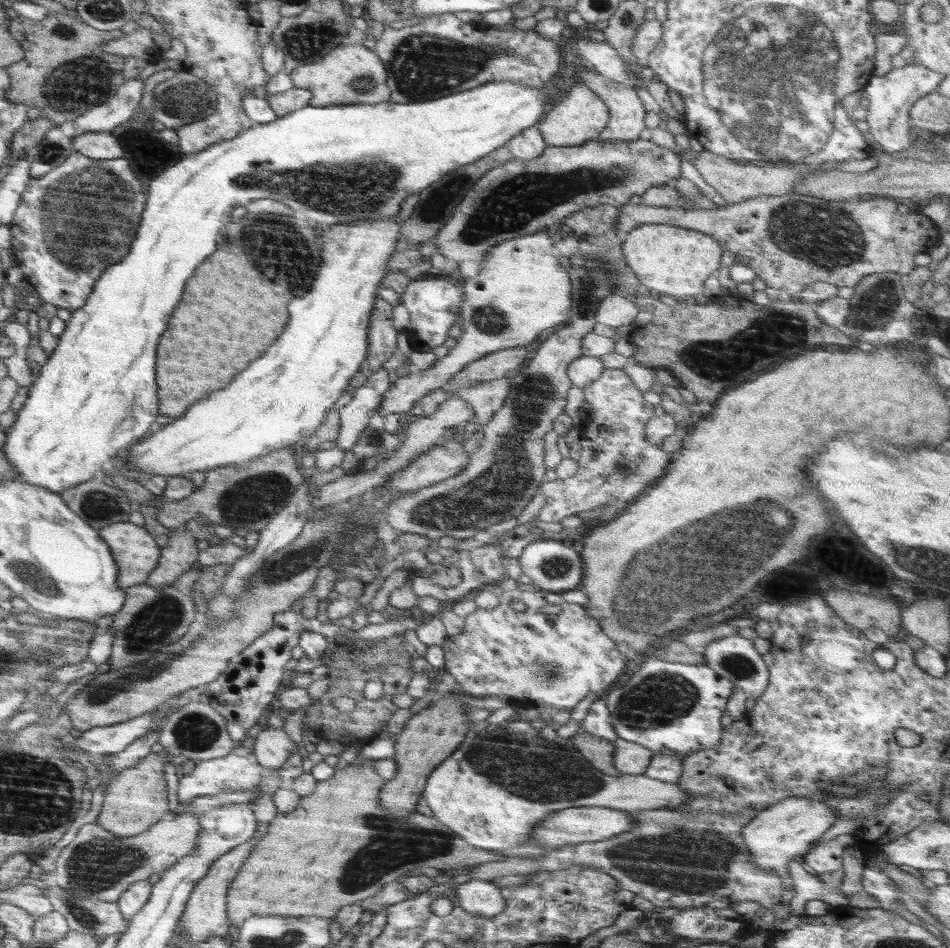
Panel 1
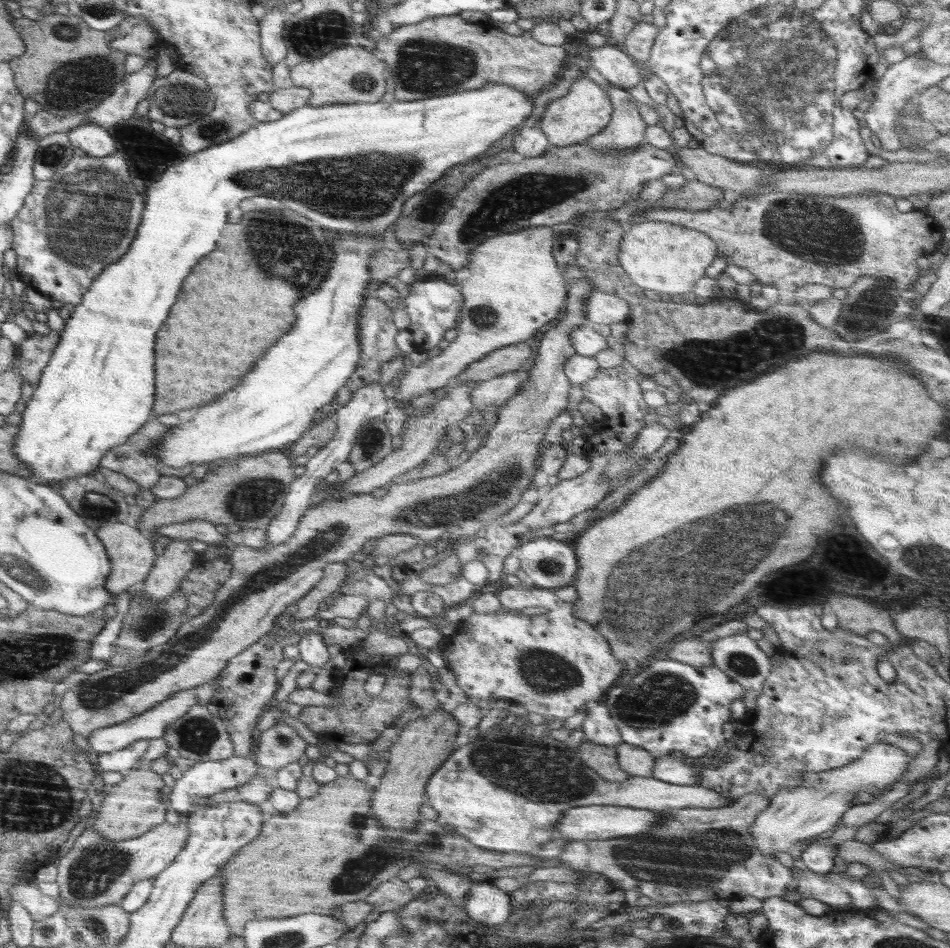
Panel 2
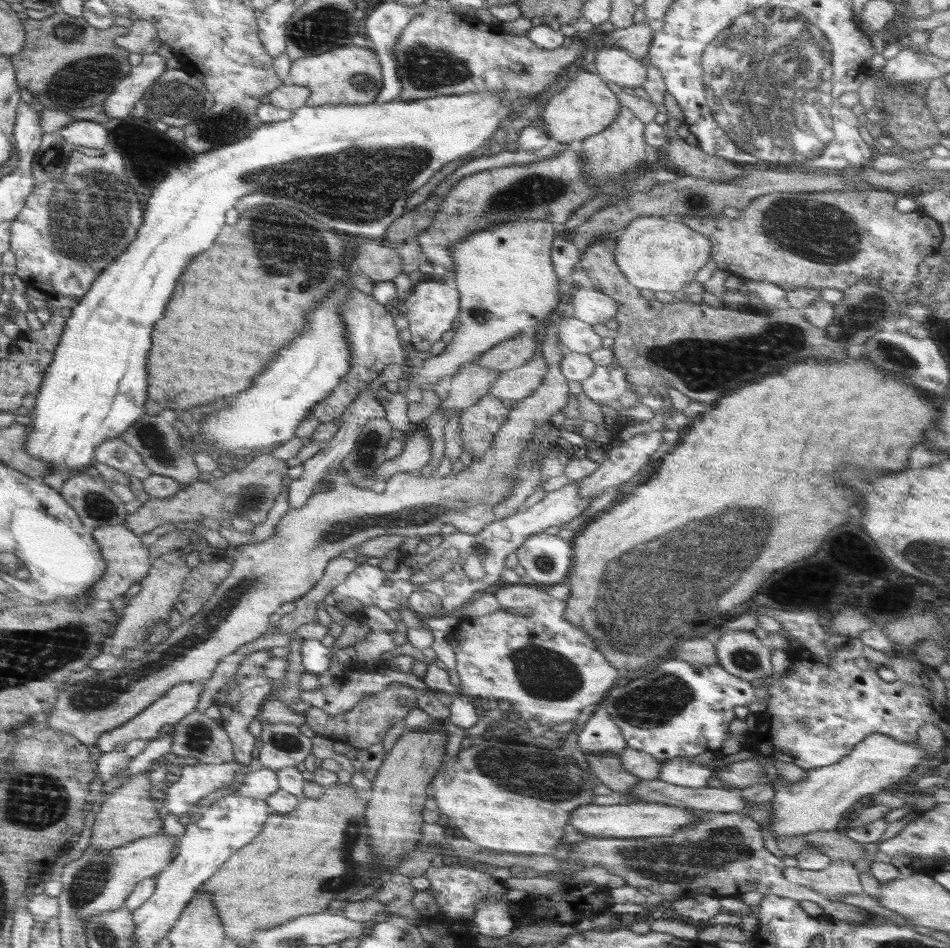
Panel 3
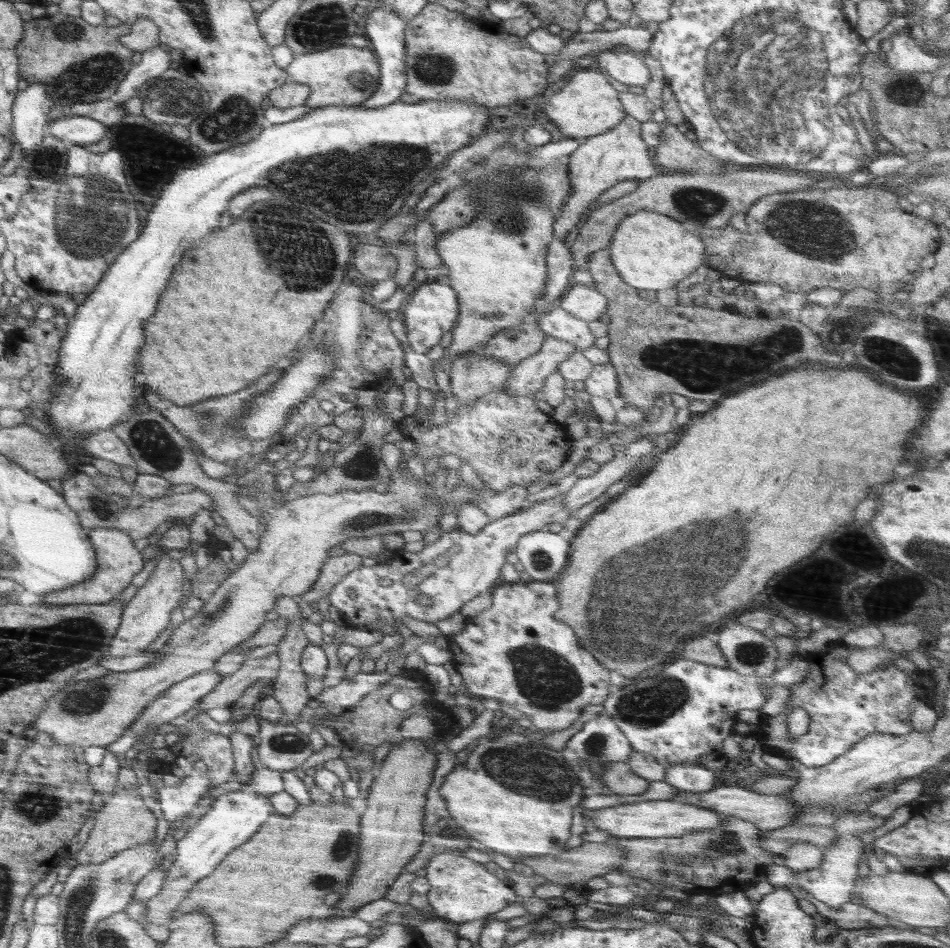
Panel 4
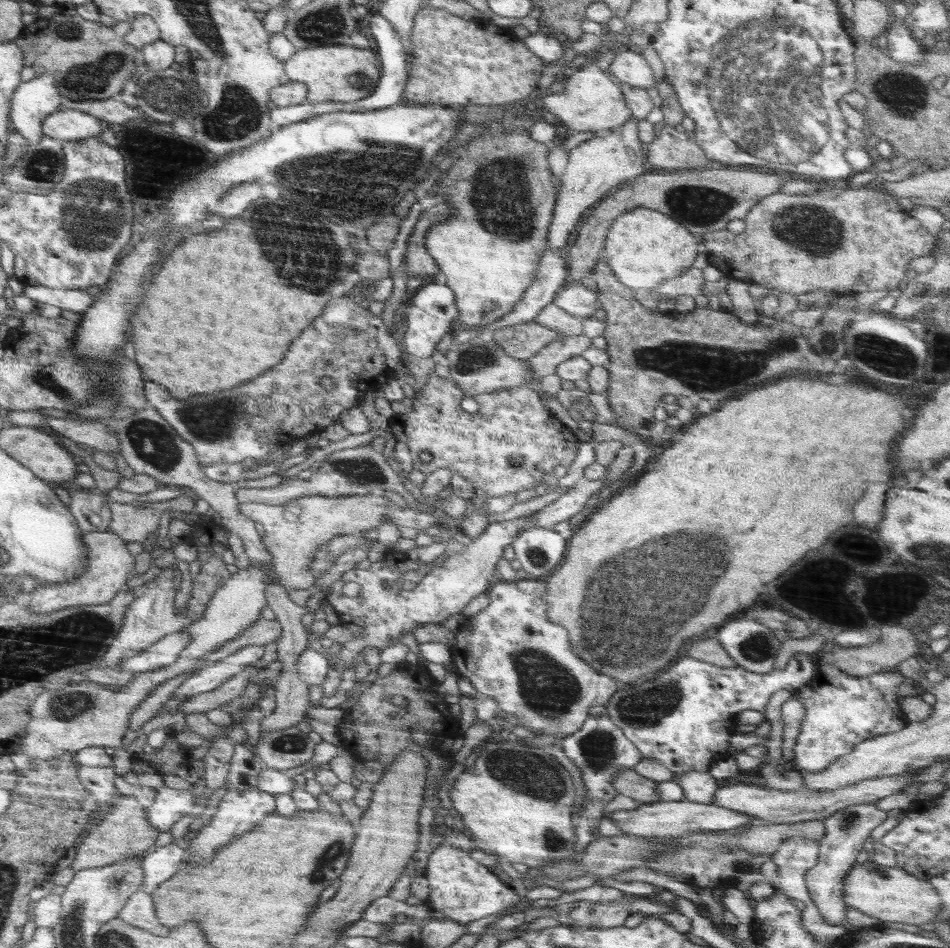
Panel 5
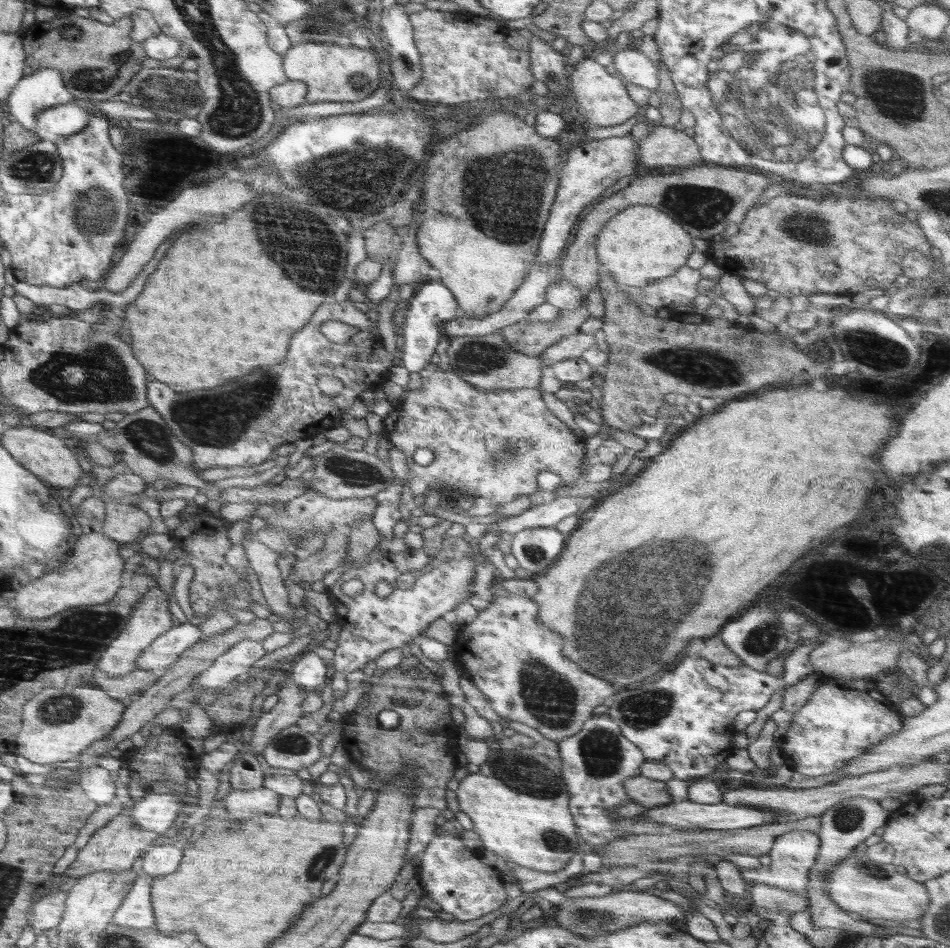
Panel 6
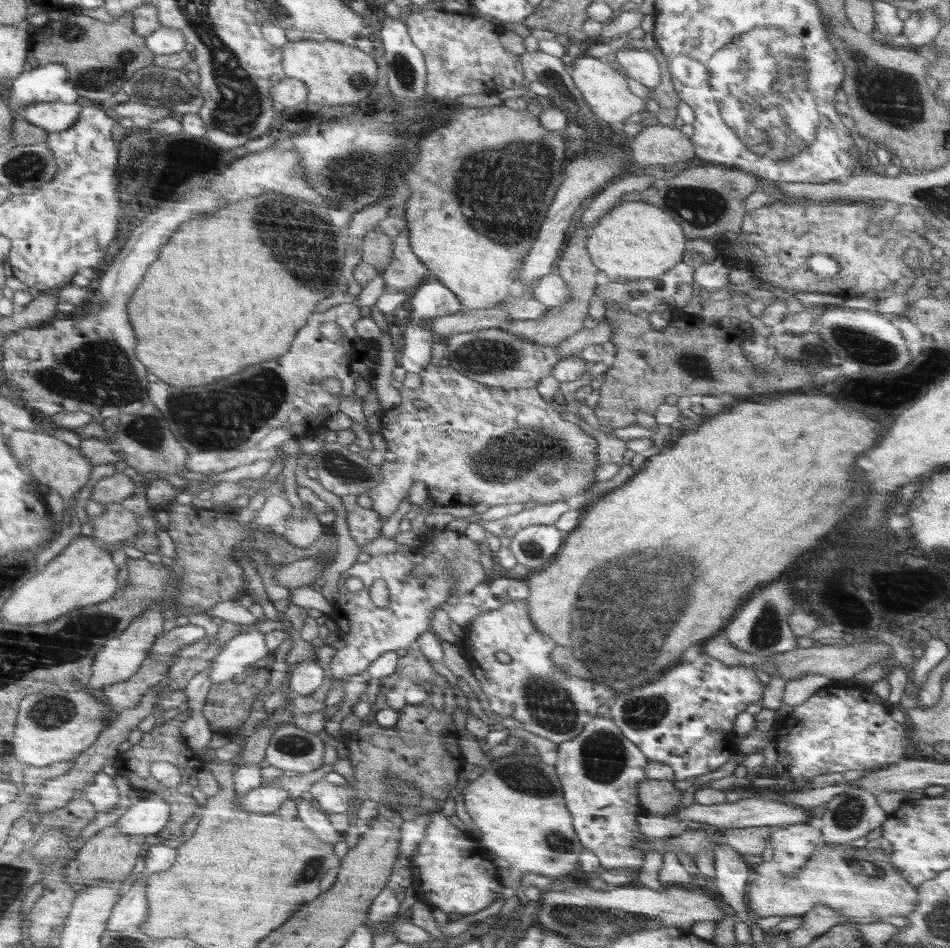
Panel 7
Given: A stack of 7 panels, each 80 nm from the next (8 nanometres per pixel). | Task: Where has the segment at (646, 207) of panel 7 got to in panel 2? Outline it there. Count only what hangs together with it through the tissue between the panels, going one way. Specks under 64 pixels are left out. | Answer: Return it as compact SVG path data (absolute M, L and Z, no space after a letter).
M655 220L633 223L630 227L625 227L623 239L619 246L619 263L634 284L638 284L644 289L655 290L657 293L671 296L693 292L694 284L705 276L706 269L714 262L716 257L716 243L707 234L682 225L656 222Z

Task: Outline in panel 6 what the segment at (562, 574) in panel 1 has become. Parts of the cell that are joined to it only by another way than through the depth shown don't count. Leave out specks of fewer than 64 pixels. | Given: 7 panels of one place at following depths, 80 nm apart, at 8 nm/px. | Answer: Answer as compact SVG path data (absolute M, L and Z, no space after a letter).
M535 527L510 537L511 554L533 576L546 572L565 547L567 536L554 527Z

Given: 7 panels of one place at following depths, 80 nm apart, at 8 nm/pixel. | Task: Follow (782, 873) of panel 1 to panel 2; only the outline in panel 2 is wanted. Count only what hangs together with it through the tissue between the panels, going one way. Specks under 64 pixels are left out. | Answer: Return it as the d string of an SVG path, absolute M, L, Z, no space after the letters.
M877 742L869 746L854 762L834 770L819 772L821 781L816 786L808 787L804 784L792 790L781 790L770 799L766 810L756 817L750 827L749 833L756 843L756 848L764 856L776 857L777 852L790 852L800 840L830 834L837 828L838 820L842 819L844 812L852 806L856 791L880 794L901 778L907 766L905 750Z

